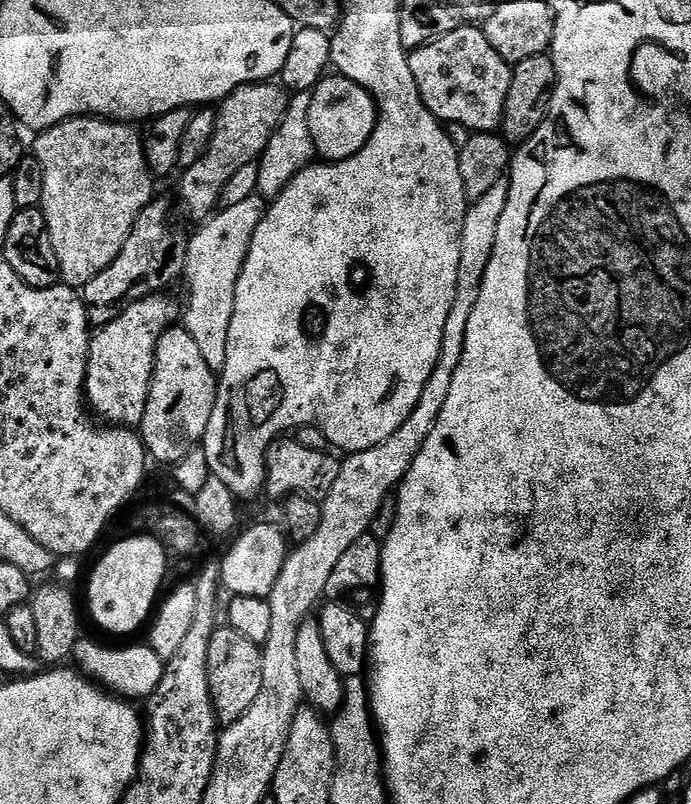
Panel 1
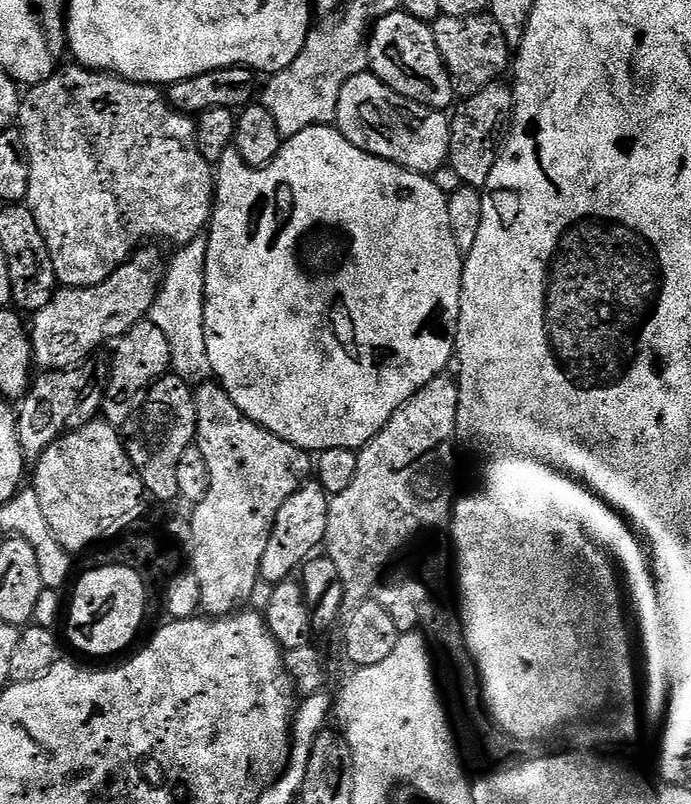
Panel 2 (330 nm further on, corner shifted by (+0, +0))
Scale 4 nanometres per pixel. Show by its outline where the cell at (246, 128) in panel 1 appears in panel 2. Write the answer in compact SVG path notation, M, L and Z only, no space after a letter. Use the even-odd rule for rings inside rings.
M156 246L137 248L128 257L127 262L118 266L118 270L114 270L114 274L110 274L110 278L106 278L106 282L95 284L89 288L61 287L52 295L50 302L46 302L46 306L42 306L42 310L35 312L31 317L32 324L30 320L30 347L32 359L41 369L77 367L97 350L100 350L107 340L119 341L120 337L126 335L136 323L147 317L148 312L154 306L154 298L166 271L165 257L160 257L159 250L152 247Z

